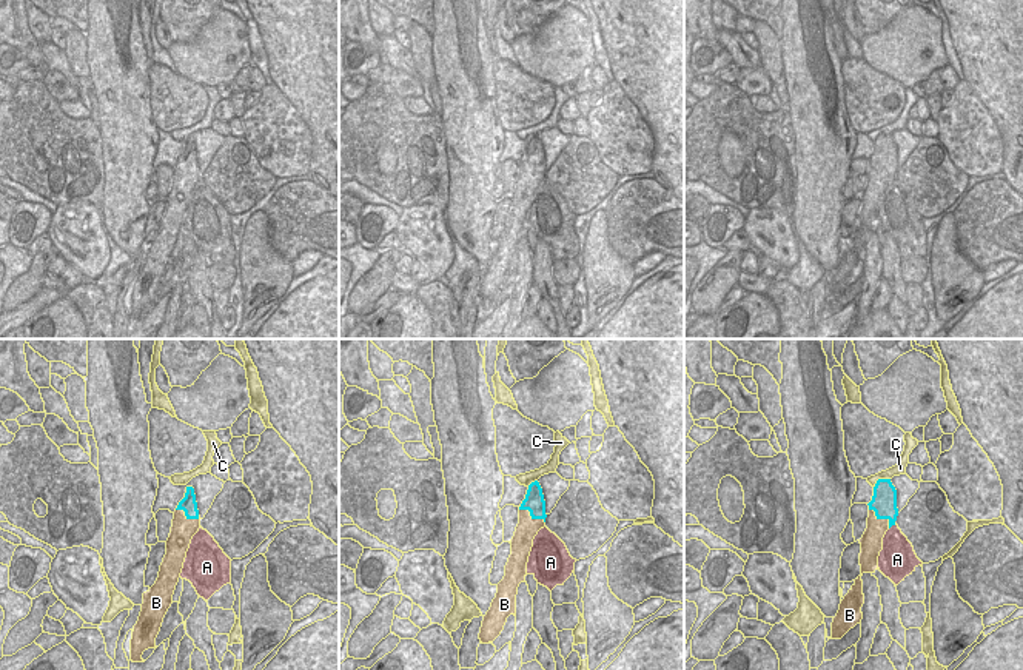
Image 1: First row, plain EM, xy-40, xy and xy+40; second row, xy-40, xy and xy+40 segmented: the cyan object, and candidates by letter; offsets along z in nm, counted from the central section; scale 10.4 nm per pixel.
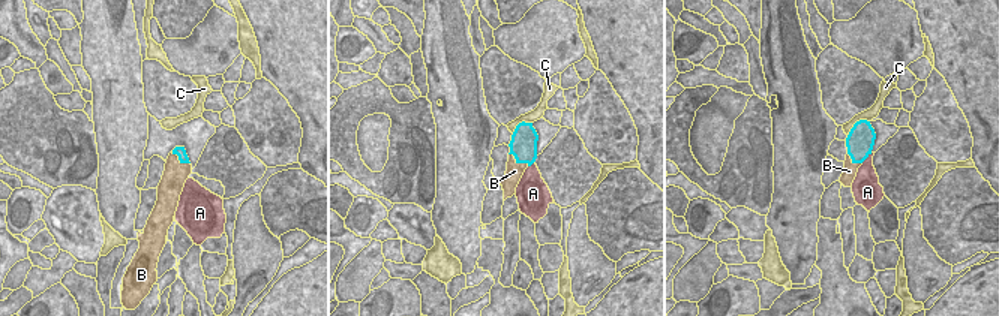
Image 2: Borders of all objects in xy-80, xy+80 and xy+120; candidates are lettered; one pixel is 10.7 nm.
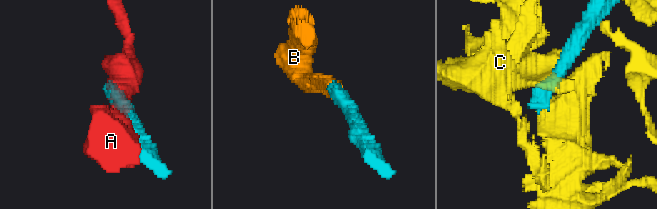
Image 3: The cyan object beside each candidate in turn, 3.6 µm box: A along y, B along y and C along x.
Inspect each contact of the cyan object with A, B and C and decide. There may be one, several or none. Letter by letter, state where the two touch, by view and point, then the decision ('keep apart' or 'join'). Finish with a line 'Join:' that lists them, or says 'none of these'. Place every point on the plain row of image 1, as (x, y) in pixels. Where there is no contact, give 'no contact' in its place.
A: xy+40 (892, 179) | keep apart
B: xy+40 (882, 173) | join
C: xy+40 (880, 134) | keep apart
Join: B

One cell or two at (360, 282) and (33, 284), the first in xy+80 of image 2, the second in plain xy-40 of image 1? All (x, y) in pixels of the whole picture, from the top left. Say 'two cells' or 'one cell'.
one cell

